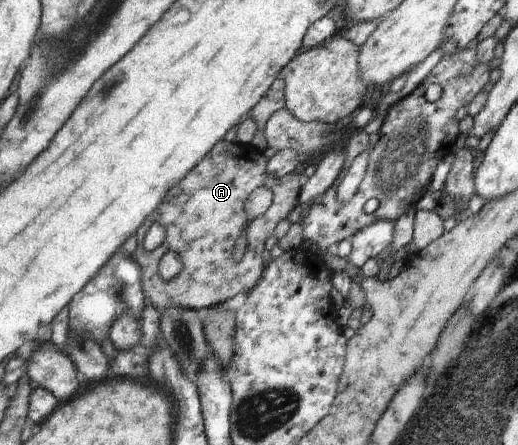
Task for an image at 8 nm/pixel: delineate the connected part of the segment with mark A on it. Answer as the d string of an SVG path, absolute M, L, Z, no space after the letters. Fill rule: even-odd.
M222 138L184 176L184 179L168 190L162 204L140 224L140 228L137 230L137 246L130 259L141 268L142 288L146 299L157 310L174 308L174 306L192 309L212 307L230 300L232 297L245 296L258 284L265 268L264 262L262 262L262 252L264 252L266 240L274 234L274 228L278 226L278 222L287 218L288 214L297 205L298 195L301 191L301 186L298 183L300 170L289 172L282 178L272 178L272 176L266 174L267 161L268 159L264 157L263 151L256 149L251 144L242 145L236 141L230 142ZM258 186L265 186L270 189L273 194L272 204L263 215L247 220L244 212L244 202L250 196L250 192L254 192ZM154 222L158 222L166 230L166 236L160 246L152 252L148 252L144 249L143 240ZM242 234L246 234L247 247L240 262L235 262L232 248L235 248L236 241ZM166 252L176 252L180 258L183 258L184 263L182 272L169 281L162 280L162 276L160 276L160 259Z

